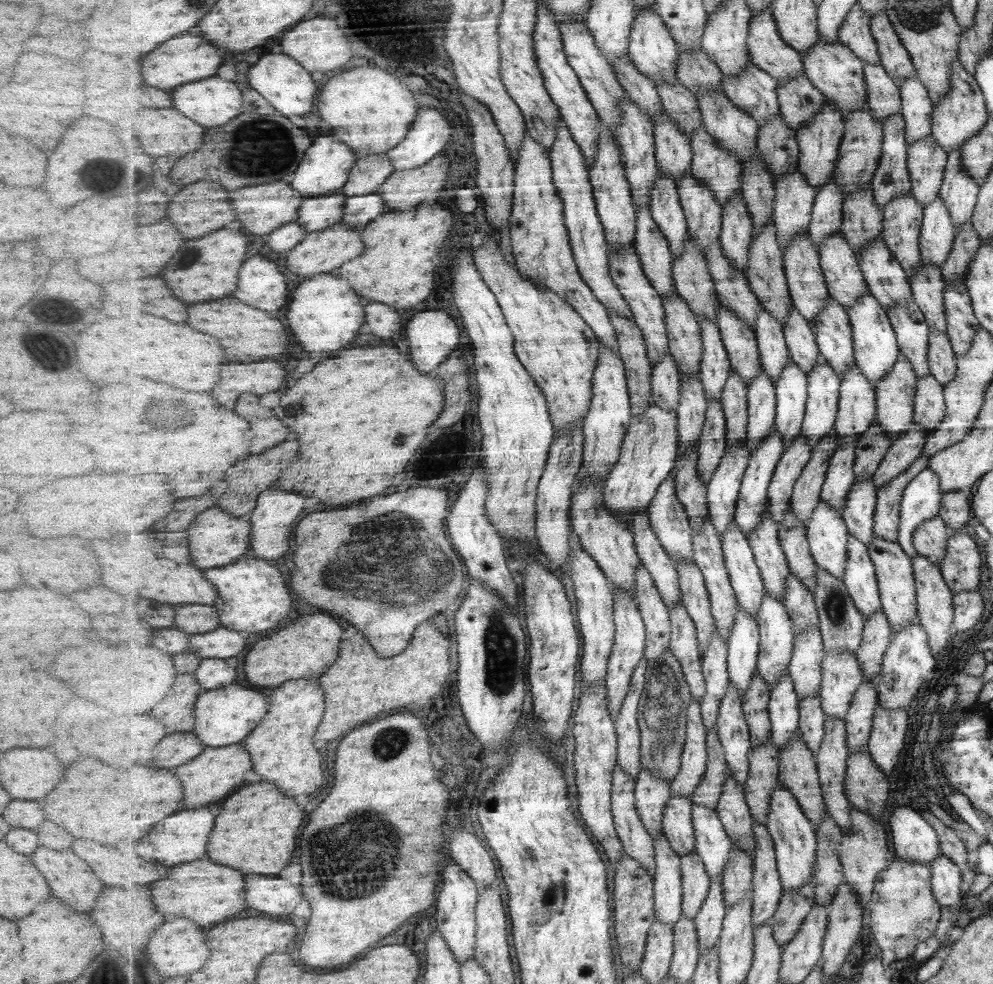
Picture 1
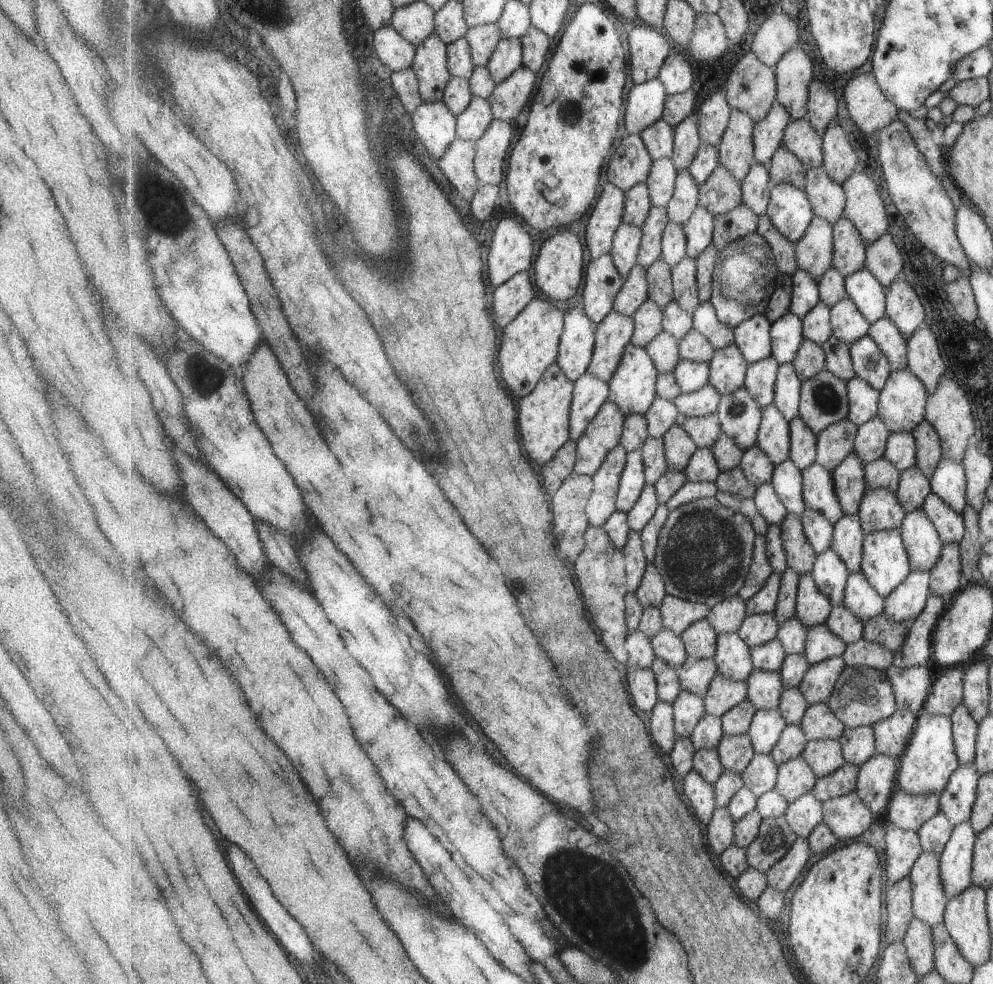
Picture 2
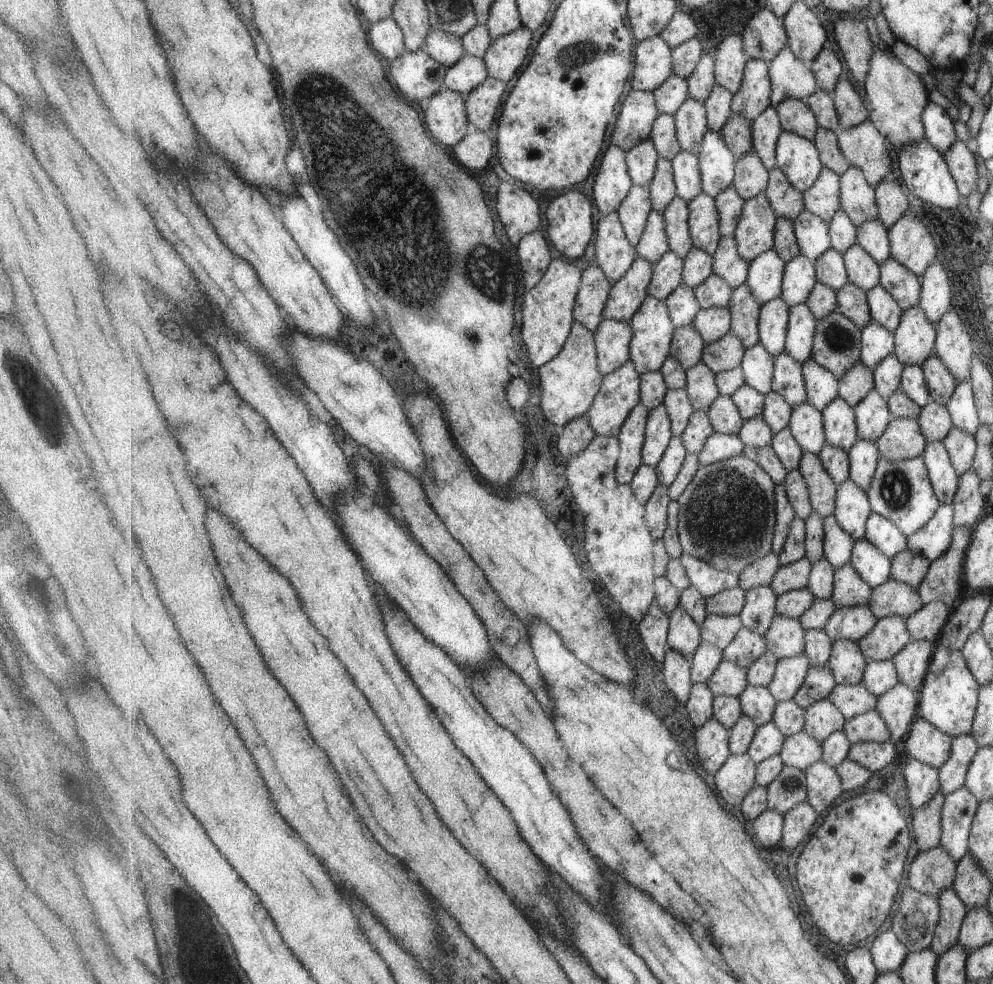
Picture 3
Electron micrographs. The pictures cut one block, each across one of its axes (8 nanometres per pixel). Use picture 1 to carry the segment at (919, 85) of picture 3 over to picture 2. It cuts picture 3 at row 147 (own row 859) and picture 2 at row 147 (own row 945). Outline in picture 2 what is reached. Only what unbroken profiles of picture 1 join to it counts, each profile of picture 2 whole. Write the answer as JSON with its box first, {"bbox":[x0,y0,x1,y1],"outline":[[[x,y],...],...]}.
{"bbox":[878,119,972,277],"outline":[[[896,119],[886,125],[878,136],[879,158],[893,210],[903,216],[909,229],[927,250],[946,264],[954,265],[961,276],[968,277],[972,266],[958,238],[955,204],[943,182],[931,170],[927,158],[919,152],[907,124]]]}

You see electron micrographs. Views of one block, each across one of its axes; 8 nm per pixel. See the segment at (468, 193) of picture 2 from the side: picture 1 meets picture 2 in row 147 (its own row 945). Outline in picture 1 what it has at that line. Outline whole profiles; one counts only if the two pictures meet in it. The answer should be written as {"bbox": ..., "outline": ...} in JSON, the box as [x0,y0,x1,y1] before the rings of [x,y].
{"bbox":[437,860,481,964],"outline":[[[455,860],[449,861],[443,869],[443,880],[439,882],[439,893],[437,893],[437,926],[442,936],[455,953],[459,964],[465,959],[473,957],[476,951],[478,932],[478,902],[481,888],[477,881]]]}

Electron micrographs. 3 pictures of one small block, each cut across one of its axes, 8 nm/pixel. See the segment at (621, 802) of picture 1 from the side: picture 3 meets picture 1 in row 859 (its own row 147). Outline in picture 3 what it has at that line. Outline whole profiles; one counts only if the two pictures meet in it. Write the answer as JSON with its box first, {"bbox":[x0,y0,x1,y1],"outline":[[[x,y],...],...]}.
{"bbox":[627,137,660,188],"outline":[[[651,137],[627,152],[627,162],[634,185],[650,188],[658,167],[659,157],[660,154]]]}

